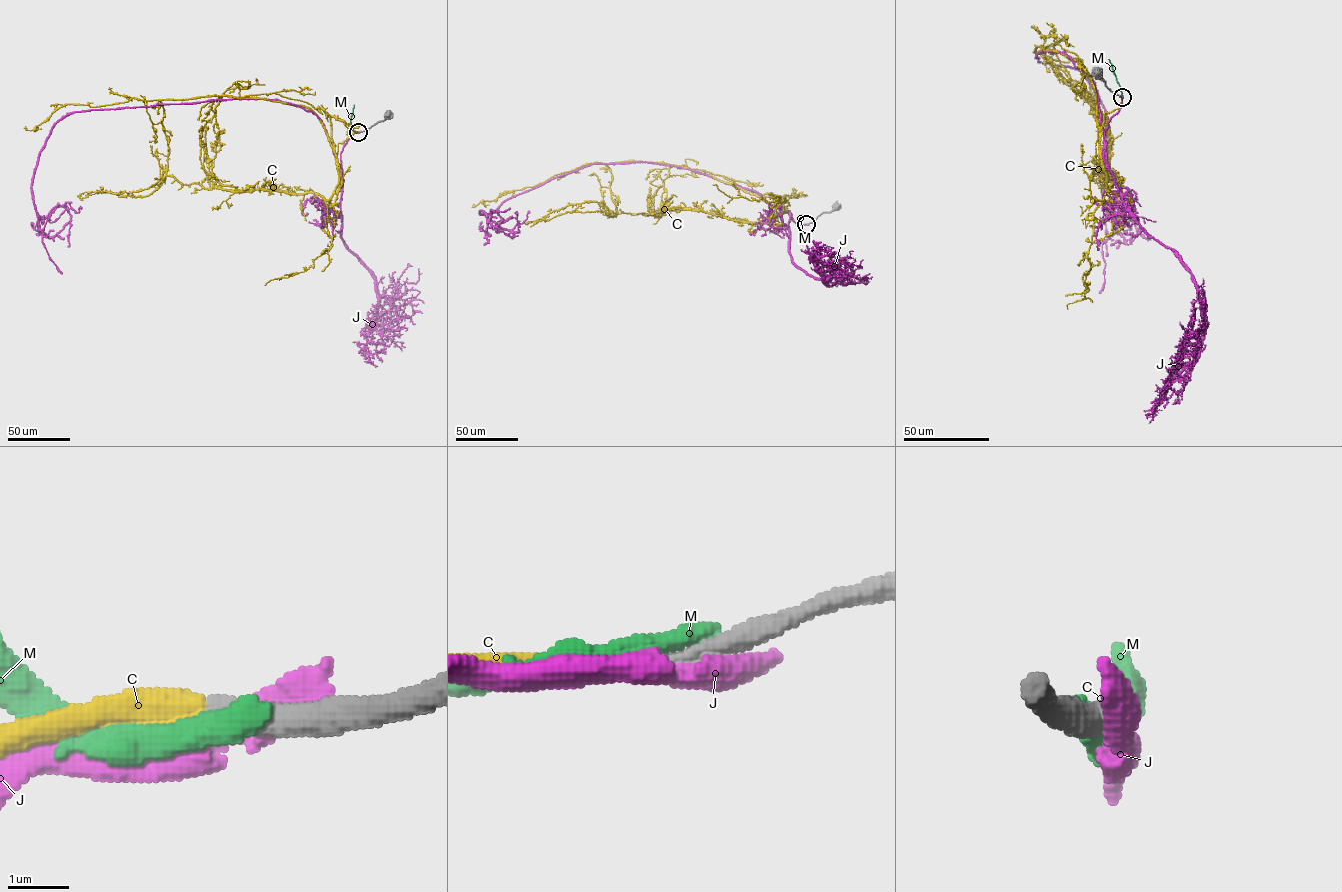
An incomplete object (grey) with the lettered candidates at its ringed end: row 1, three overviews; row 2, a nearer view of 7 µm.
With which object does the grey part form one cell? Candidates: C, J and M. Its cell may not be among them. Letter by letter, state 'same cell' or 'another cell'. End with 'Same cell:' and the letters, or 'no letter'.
C: same cell
J: another cell
M: another cell
Same cell: C

